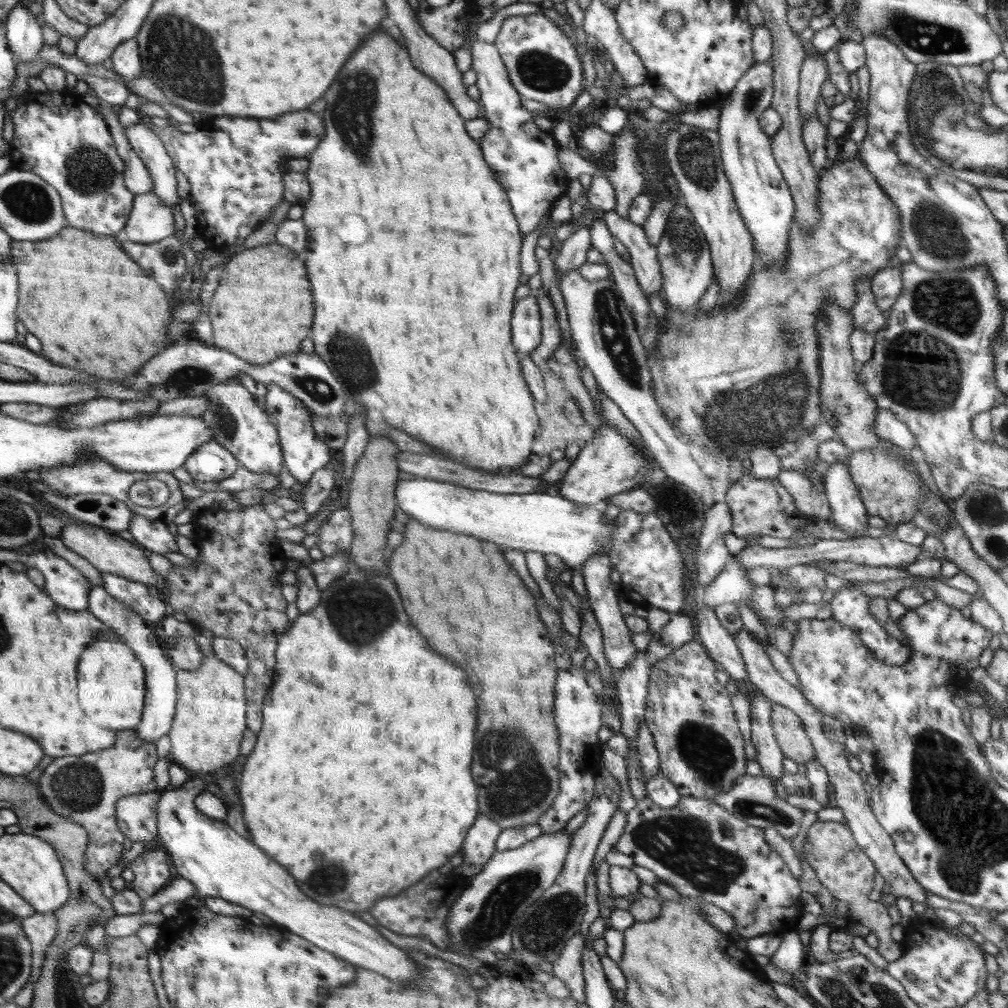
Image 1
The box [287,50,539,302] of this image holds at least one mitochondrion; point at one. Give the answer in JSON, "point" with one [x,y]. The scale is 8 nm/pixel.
{"point":[353,105]}

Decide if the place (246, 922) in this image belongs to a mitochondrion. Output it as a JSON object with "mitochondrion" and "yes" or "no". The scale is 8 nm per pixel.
{"mitochondrion":"no"}

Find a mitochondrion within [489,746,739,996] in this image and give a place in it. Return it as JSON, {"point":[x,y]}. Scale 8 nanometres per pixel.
{"point":[546,925]}

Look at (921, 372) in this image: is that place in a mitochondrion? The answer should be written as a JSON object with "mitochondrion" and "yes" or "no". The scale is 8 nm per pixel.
{"mitochondrion":"yes"}

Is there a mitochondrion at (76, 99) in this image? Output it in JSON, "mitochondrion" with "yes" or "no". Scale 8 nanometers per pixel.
{"mitochondrion":"no"}

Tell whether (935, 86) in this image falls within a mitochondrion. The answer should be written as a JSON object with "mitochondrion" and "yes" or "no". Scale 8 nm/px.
{"mitochondrion":"yes"}

